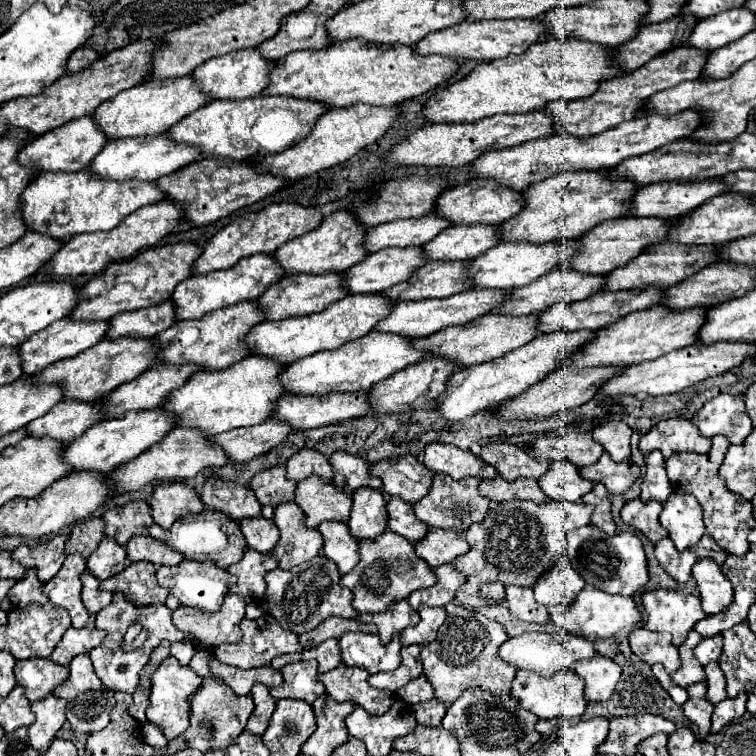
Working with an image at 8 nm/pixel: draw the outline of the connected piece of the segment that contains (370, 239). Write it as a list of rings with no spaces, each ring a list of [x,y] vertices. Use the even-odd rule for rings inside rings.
[[[434,215],[382,223],[366,231],[362,245],[368,253],[376,253],[388,247],[421,246],[436,237],[436,233],[444,231],[448,225],[448,221],[442,221]]]

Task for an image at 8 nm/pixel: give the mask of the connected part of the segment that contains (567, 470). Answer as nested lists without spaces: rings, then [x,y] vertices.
[[[556,461],[550,465],[550,471],[538,481],[542,491],[560,501],[578,501],[582,495],[592,491],[592,481],[586,481],[580,477],[578,467],[572,465],[570,461]]]

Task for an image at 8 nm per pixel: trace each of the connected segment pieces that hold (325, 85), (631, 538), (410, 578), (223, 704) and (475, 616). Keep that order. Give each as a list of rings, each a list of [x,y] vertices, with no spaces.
[[[352,39],[328,45],[320,51],[294,51],[292,55],[276,61],[262,93],[318,101],[330,109],[352,107],[358,103],[394,107],[438,87],[452,73],[456,73],[456,69],[458,63],[448,57],[422,57],[412,53],[412,47],[406,45],[376,47],[366,41]]]
[[[592,525],[570,531],[566,543],[566,557],[570,559],[572,567],[580,573],[580,577],[584,577],[586,583],[612,595],[632,597],[648,583],[648,567],[646,567],[646,555],[642,543],[634,533],[628,531],[612,537],[608,537],[604,531]]]
[[[386,529],[374,541],[360,541],[360,563],[342,577],[340,585],[354,593],[352,607],[358,613],[382,613],[388,605],[406,599],[416,589],[426,589],[436,583],[436,575],[414,553],[414,545]]]
[[[196,651],[196,655],[192,657],[192,661],[189,663],[195,673],[204,677],[204,685],[200,687],[200,691],[194,693],[194,697],[190,701],[192,711],[190,711],[188,729],[180,737],[170,741],[168,749],[174,749],[174,753],[182,747],[182,741],[184,741],[186,747],[198,749],[202,753],[214,751],[214,749],[226,749],[226,745],[232,745],[236,741],[236,737],[244,731],[246,721],[248,721],[250,713],[254,711],[254,703],[252,703],[250,697],[236,697],[232,689],[220,685],[220,681],[216,677],[212,677],[212,671],[210,671],[210,661],[212,659],[214,659],[214,653]]]
[[[456,607],[452,615],[446,617],[442,627],[438,629],[438,637],[434,643],[422,647],[422,667],[426,679],[432,683],[436,699],[452,705],[464,689],[488,689],[492,695],[502,697],[510,693],[516,669],[504,663],[496,653],[498,647],[508,639],[504,627],[478,611]]]

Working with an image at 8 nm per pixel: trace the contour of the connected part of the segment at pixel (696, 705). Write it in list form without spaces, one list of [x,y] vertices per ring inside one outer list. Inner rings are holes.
[[[694,683],[686,687],[688,701],[682,705],[684,715],[698,725],[698,735],[704,739],[710,733],[710,717],[714,711],[714,705],[706,699],[706,683]]]

